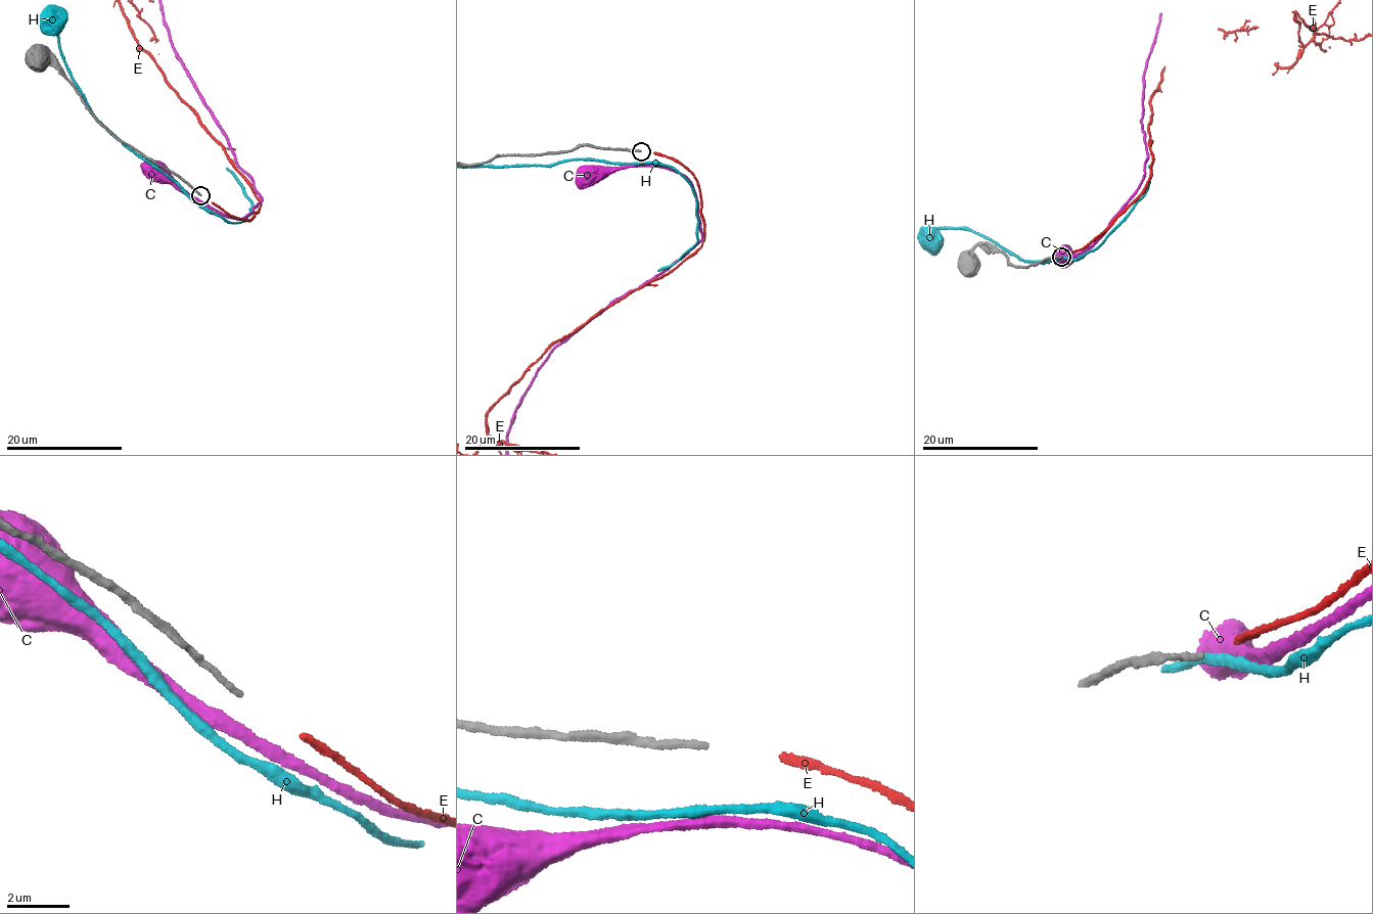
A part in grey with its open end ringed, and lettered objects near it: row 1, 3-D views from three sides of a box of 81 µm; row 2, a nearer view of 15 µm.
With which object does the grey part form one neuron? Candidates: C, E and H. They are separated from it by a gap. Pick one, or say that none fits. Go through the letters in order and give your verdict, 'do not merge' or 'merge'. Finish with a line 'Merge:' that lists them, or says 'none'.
C: do not merge
E: merge
H: do not merge
Merge: E

